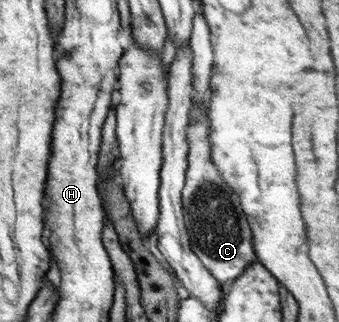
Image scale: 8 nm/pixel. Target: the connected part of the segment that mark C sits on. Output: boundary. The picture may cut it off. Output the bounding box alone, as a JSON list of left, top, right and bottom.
[182,94,258,283]

